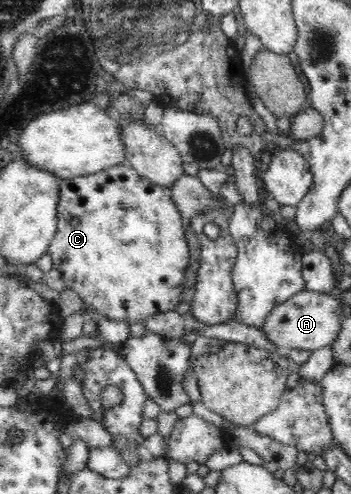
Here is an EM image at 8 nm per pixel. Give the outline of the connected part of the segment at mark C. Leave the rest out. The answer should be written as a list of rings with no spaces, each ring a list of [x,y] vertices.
[[[124,163],[108,167],[96,174],[60,179],[59,183],[60,198],[57,206],[57,231],[47,253],[50,254],[53,260],[53,268],[62,273],[65,286],[78,293],[80,299],[83,300],[85,305],[90,306],[90,309],[96,310],[100,315],[111,318],[111,320],[116,320],[117,322],[132,324],[133,321],[140,321],[142,323],[143,320],[146,320],[146,317],[154,317],[154,314],[158,316],[158,314],[164,314],[164,312],[172,312],[175,306],[180,304],[180,298],[184,294],[184,283],[186,283],[184,269],[188,266],[189,246],[185,239],[186,222],[184,222],[181,212],[173,201],[169,187],[160,186],[150,179],[140,176],[134,168]]]

